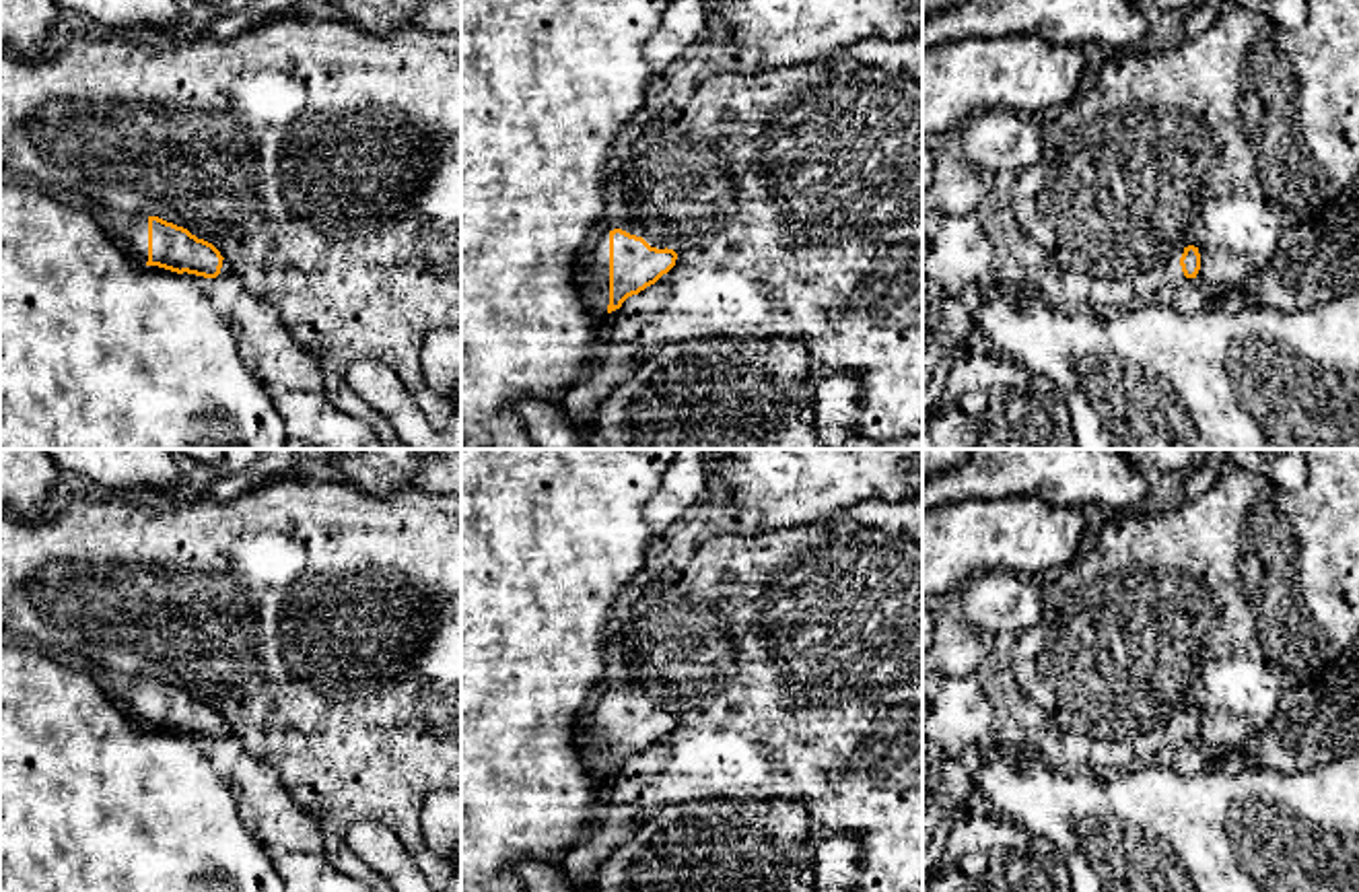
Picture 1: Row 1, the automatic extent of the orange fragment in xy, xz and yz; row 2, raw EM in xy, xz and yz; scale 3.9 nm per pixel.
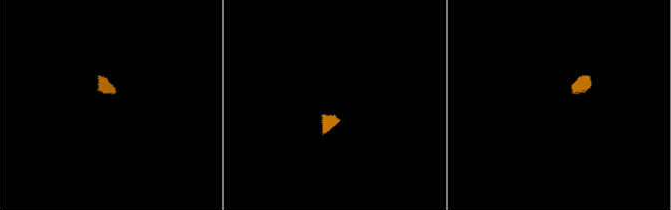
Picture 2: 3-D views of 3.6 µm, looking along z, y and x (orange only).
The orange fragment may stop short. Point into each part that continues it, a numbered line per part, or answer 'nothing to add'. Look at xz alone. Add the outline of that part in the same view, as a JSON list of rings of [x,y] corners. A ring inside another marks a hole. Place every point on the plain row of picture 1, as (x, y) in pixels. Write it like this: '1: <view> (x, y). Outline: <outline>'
1: xz (594, 736). Outline: [[[609,663],[603,678],[595,684],[583,711],[579,729],[579,748],[583,754],[607,775],[609,766],[609,694],[622,690],[642,698],[651,709],[665,711],[632,676],[622,672],[620,663]]]

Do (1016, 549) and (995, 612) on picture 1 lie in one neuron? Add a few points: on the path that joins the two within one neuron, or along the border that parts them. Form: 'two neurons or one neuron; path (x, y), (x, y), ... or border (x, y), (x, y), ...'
two neurons; border (1038, 575), (979, 571), (962, 584)

